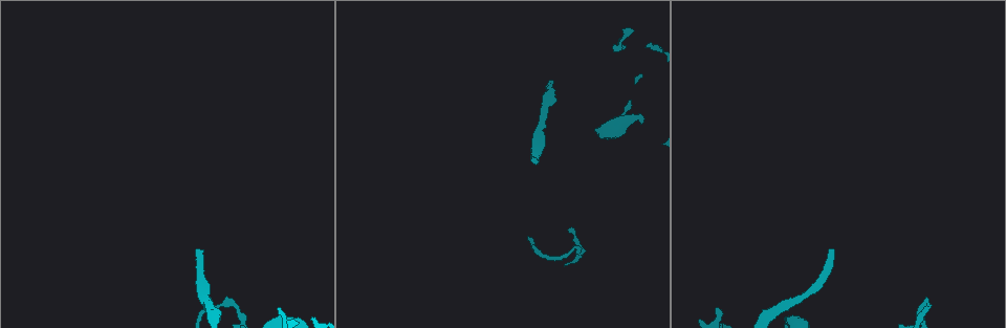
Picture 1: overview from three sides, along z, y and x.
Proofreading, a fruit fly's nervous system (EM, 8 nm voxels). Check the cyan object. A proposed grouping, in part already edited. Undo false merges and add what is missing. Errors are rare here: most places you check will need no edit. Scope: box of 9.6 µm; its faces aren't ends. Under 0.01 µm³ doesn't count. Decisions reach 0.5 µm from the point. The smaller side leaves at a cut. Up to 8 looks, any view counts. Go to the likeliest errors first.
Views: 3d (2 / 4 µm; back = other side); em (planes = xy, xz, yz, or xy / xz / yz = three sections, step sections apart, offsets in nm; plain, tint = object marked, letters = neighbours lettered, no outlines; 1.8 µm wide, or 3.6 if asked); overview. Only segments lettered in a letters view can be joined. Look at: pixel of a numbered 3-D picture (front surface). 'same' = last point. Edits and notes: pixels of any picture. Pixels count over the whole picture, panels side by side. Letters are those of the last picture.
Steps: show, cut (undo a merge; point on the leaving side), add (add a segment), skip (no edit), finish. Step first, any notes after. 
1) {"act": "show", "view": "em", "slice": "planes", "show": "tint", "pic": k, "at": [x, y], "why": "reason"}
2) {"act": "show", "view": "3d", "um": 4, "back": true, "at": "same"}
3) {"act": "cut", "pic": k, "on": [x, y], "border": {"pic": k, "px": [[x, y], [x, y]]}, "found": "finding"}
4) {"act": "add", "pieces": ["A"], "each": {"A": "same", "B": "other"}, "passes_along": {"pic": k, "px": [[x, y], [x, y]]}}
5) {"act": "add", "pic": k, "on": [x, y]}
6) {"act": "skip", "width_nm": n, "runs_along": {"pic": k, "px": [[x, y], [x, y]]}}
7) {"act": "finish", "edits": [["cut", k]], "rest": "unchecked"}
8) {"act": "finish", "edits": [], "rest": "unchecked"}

{"act": "show", "view": "em", "slice": "xy", "step": 16, "show": "tint", "pic": 1, "at": [200, 249], "why": "an open end"}

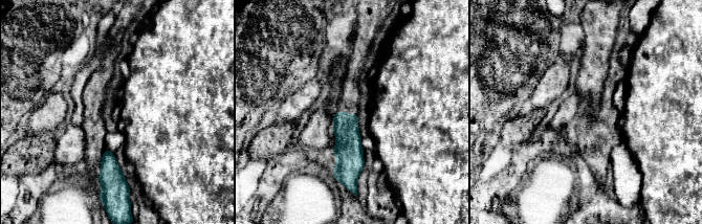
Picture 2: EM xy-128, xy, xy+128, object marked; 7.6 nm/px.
{"act": "show", "view": "em", "slice": "planes", "show": "letters", "at": "same"}

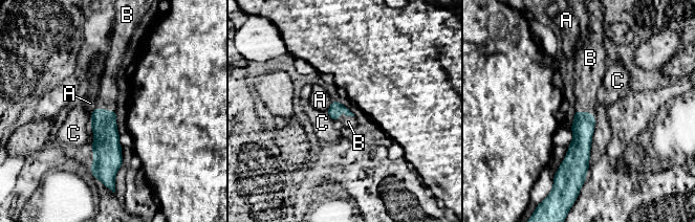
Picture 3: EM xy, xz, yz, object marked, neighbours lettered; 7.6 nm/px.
{"act": "add", "pieces": ["B"], "width_nm": 100, "each": {"A": "other", "B": "same", "C": "other"}, "passes_along": {"pic": 3, "px": [[106, 141], [105, 109], [107, 97]]}, "found": "it goes on there"}

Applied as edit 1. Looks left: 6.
{"act": "show", "view": "em", "slice": "xy", "step": 4, "show": "tint", "pic": 1, "at": [573, 249], "why": "abrupt turn"}

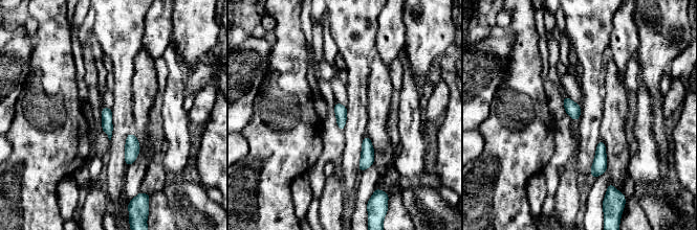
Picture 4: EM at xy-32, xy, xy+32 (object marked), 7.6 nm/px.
{"act": "show", "view": "em", "slice": "planes", "show": "tint", "at": "same"}

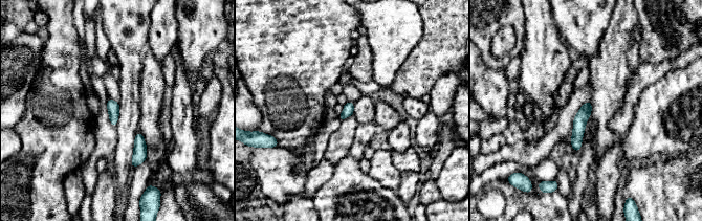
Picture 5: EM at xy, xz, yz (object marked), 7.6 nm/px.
{"act": "show", "view": "em", "slice": "planes", "show": "letters", "at": "same", "why": "see the neighbours"}

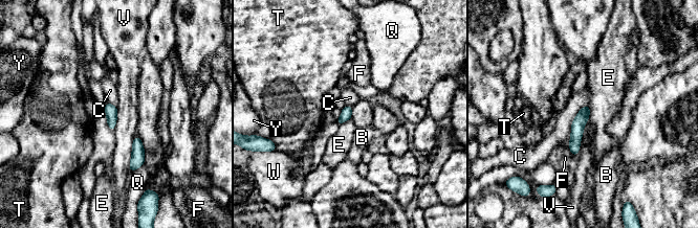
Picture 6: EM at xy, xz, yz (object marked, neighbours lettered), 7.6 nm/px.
{"act": "skip", "each": {"B": "other", "C": "other", "E": "other", "F": "other", "Q": "other", "T": "other", "V": "other", "W": "other", "Y": "other"}, "runs_along": {"pic": 6, "px": [[587, 109], [577, 123], [574, 152]]}, "found": "all the same neuron"}

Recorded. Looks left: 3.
{"act": "finish", "edits": [["add", 3]], "rest": "unchecked"}

